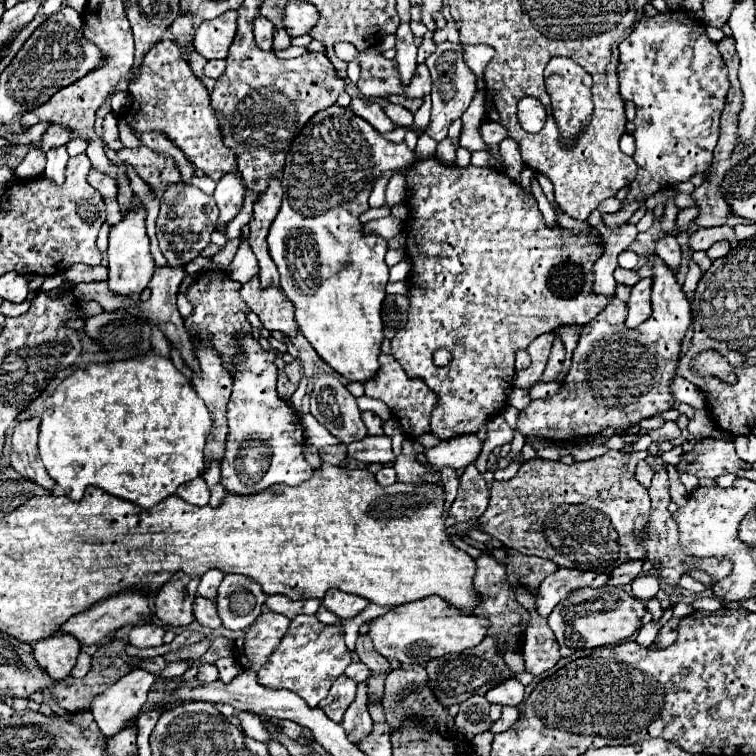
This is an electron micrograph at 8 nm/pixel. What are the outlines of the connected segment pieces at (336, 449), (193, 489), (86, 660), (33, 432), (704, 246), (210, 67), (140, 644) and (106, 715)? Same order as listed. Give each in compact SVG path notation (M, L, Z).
M340 443L321 448L319 450L323 462L331 462L331 464L341 464L347 457L347 445Z
M199 476L191 482L185 482L177 488L177 496L183 498L185 502L191 502L195 506L205 506L209 502L209 488L205 484L205 480Z
M79 654L77 656L77 664L75 664L75 668L73 668L71 674L75 678L83 678L89 672L89 668L91 668L91 656L89 654Z
M31 418L27 422L19 422L11 436L11 466L31 482L51 490L53 480L49 478L37 450L37 434L39 434L39 418Z
M717 226L717 228L697 228L689 236L689 246L691 250L709 250L717 240L727 238L731 246L737 246L737 240L733 238L733 228L731 226Z
M207 60L203 74L207 78L219 78L225 72L225 60Z
M144 622L133 626L129 634L129 644L137 648L155 648L163 644L163 636L165 636L165 630L161 626Z
M173 662L171 666L167 666L163 670L163 674L151 674L151 672L145 672L145 670L135 670L135 672L129 672L127 676L123 676L119 682L113 684L113 688L109 688L107 692L103 692L101 696L97 696L91 704L91 712L95 716L95 722L99 724L101 732L111 738L115 736L119 730L123 730L127 724L133 724L135 718L143 712L145 708L145 702L147 702L147 692L151 688L151 684L155 682L157 676L165 676L165 678L177 678L181 676L183 672L187 670L187 666L183 662Z

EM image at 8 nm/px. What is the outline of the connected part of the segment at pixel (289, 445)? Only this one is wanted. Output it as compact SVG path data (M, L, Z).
M243 336L245 352L237 360L237 374L233 376L233 394L227 404L227 448L221 460L221 484L229 494L251 496L273 484L297 486L311 478L313 468L303 456L303 432L299 416L291 412L289 404L277 396L277 366L275 352L263 350L253 336Z

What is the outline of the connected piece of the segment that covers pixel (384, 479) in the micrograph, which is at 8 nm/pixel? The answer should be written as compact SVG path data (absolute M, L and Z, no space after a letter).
M383 466L383 468L375 474L375 478L377 478L377 482L379 482L381 486L389 486L389 484L397 482L397 472L395 472L393 466Z

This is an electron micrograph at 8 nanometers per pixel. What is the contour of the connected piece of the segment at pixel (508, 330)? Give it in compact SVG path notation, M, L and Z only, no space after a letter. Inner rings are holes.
M435 158L429 160L417 160L407 170L407 200L405 206L409 210L409 216L405 218L405 236L407 236L407 254L411 258L411 292L409 292L409 320L405 328L401 328L391 338L391 354L395 360L405 368L409 376L419 376L429 384L433 392L439 394L439 404L431 414L431 432L437 434L441 440L449 440L461 434L475 434L479 426L493 414L499 414L507 406L507 396L511 392L511 378L515 374L515 352L525 350L531 340L535 340L539 334L553 332L557 326L571 326L571 324L587 324L591 322L609 302L605 296L593 294L593 272L591 264L601 256L601 250L593 246L593 240L589 236L575 236L563 228L549 228L537 208L537 202L531 194L527 194L525 188L511 182L503 172L497 172L493 168L477 168L477 166L443 166ZM439 348L447 348L451 352L451 362L443 368L433 364L433 352Z

